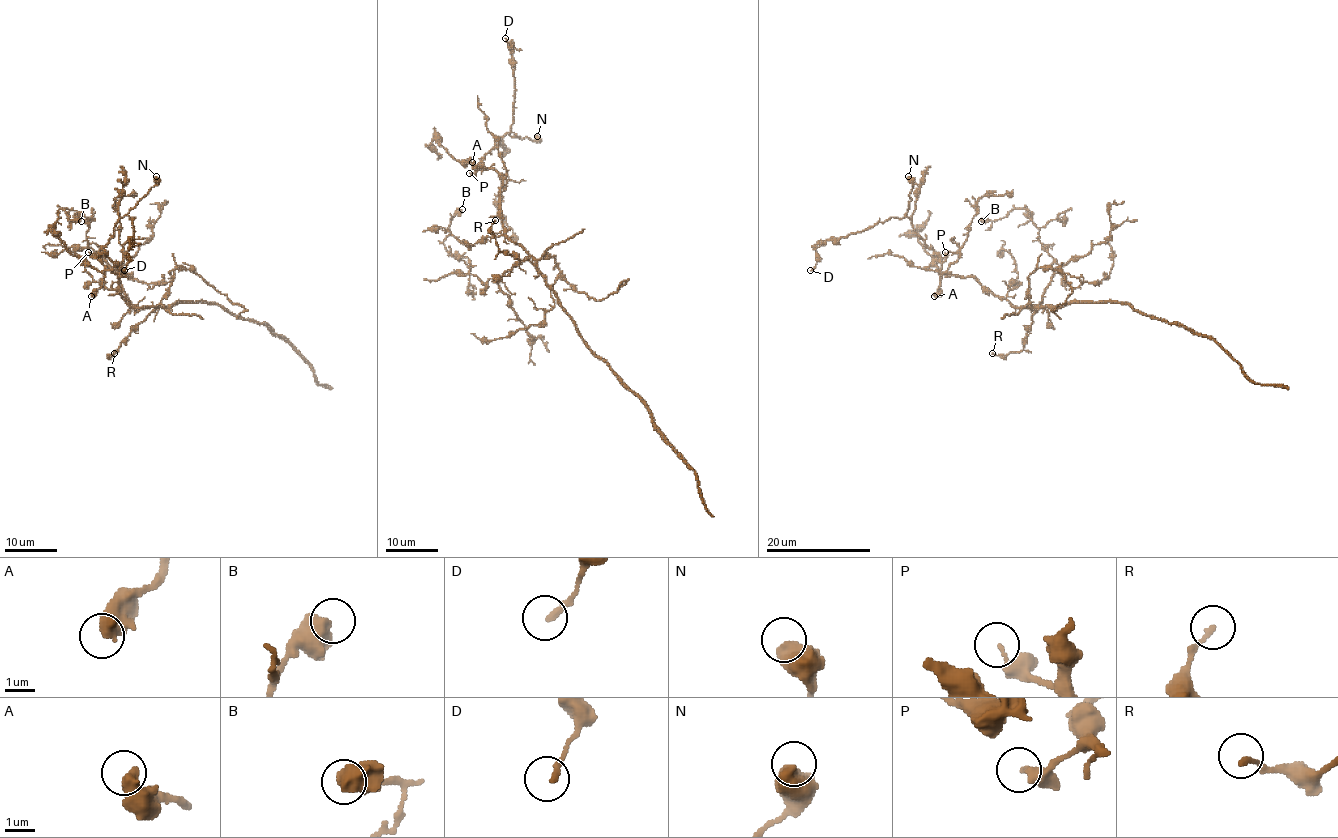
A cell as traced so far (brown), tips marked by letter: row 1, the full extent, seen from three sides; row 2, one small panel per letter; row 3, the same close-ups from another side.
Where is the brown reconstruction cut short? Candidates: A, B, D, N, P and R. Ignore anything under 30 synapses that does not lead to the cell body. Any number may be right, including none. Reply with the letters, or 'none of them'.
none of them

